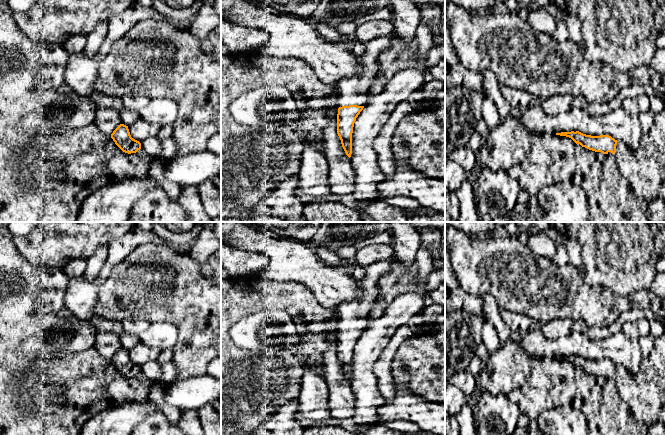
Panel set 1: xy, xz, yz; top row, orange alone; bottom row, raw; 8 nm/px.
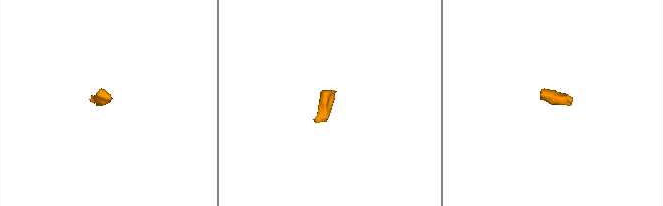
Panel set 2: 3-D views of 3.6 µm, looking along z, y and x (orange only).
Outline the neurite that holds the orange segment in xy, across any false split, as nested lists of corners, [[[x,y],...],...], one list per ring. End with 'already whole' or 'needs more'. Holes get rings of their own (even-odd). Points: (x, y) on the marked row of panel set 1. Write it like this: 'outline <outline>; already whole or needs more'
outline [[[120,124],[111,134],[115,144],[125,153],[136,153],[141,149],[141,143],[133,139],[130,135],[128,126]]]; already whole

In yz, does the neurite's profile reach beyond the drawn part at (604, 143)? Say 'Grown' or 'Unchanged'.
Grown

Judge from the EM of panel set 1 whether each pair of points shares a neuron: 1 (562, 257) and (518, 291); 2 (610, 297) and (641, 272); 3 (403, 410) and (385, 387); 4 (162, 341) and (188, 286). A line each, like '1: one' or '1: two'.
1: two
2: two
3: two
4: two

